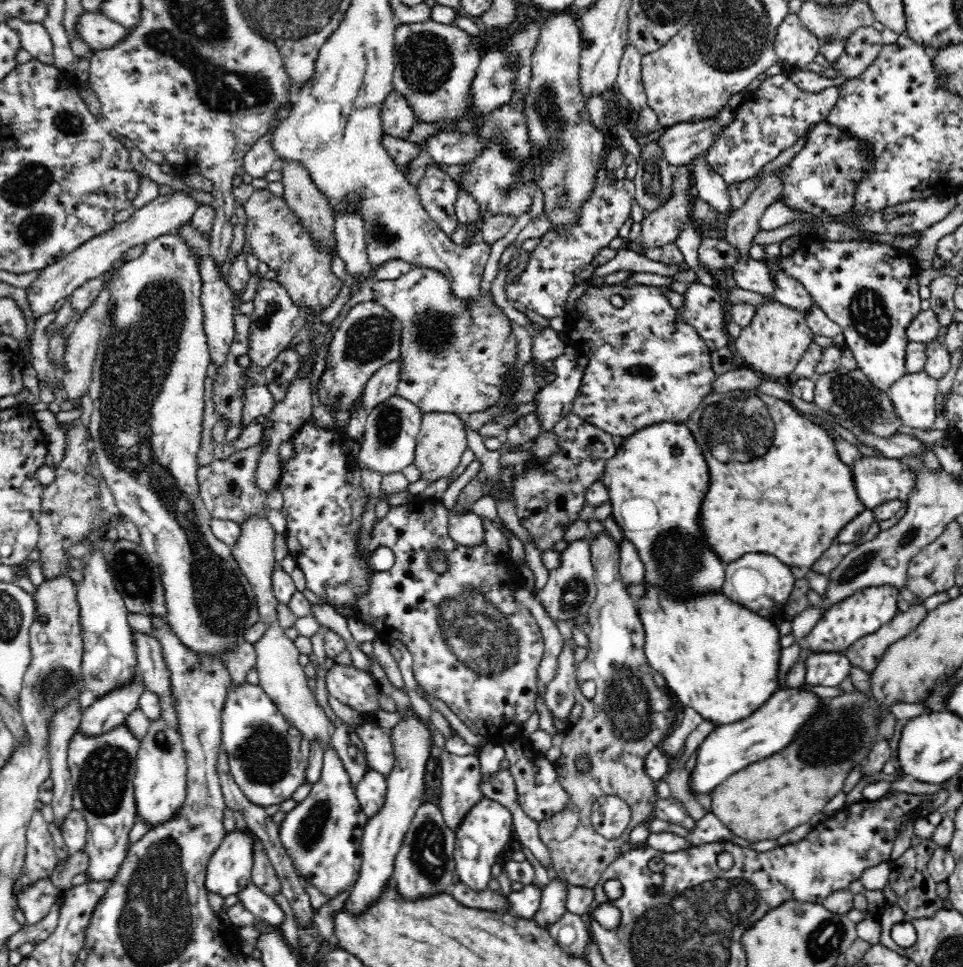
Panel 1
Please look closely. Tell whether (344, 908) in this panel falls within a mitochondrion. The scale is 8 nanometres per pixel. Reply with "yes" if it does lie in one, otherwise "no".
no

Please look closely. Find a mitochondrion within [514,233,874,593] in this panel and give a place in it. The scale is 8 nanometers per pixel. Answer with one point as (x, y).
(741, 428)

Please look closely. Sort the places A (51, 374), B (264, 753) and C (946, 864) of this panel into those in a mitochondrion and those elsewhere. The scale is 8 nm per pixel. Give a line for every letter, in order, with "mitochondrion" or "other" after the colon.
A: other
B: mitochondrion
C: other

